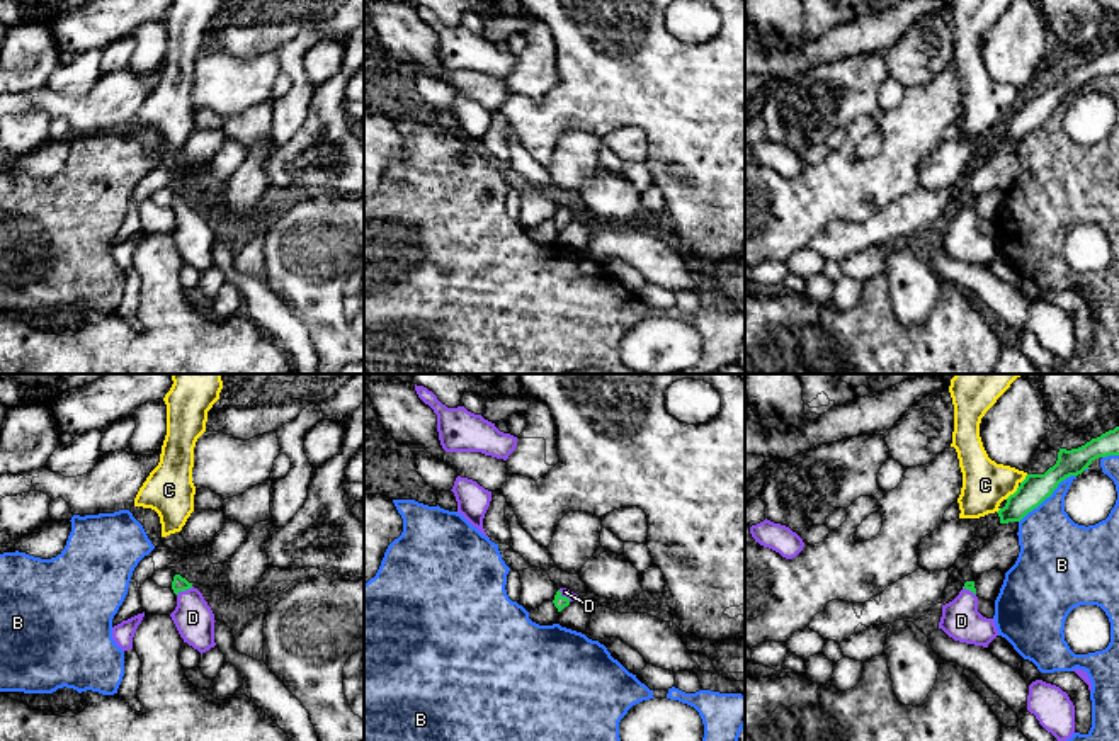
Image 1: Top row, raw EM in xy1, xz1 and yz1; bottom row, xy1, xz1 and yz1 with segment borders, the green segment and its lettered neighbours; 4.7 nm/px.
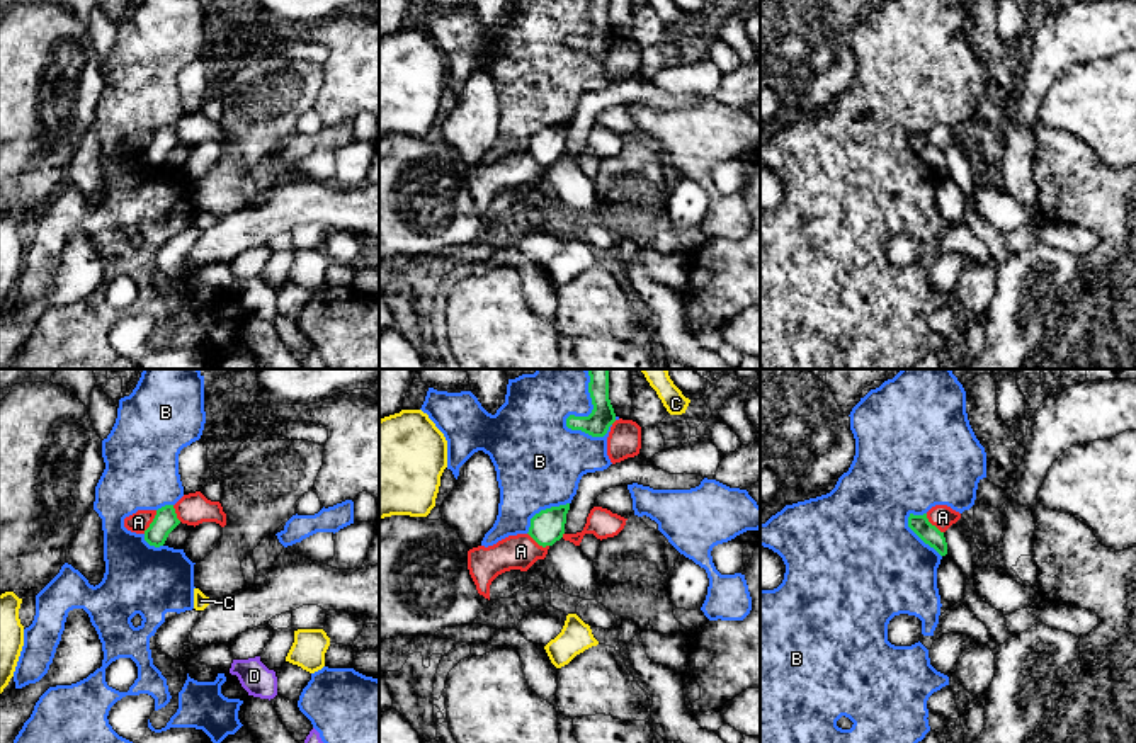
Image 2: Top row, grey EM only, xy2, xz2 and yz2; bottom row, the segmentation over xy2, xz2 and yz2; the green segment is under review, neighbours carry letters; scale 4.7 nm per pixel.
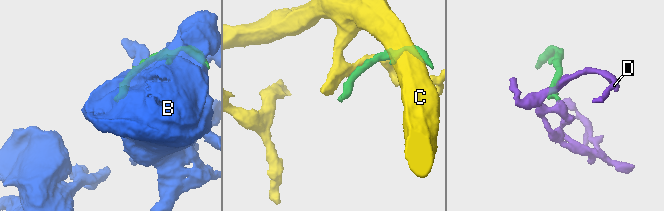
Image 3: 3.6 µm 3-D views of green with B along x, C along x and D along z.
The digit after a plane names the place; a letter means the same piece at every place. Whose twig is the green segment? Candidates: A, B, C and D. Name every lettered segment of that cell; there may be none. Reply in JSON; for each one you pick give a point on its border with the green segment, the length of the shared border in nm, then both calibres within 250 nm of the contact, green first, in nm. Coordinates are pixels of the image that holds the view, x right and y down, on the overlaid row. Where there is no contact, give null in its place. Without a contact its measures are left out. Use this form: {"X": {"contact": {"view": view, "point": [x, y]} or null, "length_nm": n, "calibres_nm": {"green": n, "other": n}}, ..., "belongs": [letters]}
{"D": {"contact": {"view": "xy1", "point": [184, 590]}, "length_nm": 90, "calibres_nm": {"green": 70, "other": 190}}, "belongs": ["D"]}

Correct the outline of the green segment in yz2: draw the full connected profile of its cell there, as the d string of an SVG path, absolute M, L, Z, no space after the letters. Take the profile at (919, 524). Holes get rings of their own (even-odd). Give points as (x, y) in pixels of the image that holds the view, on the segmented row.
M927 513L923 515L913 515L908 517L908 527L930 547L934 547L940 556L947 554L947 542L944 537L944 532L940 532L935 525L932 525L927 519Z

